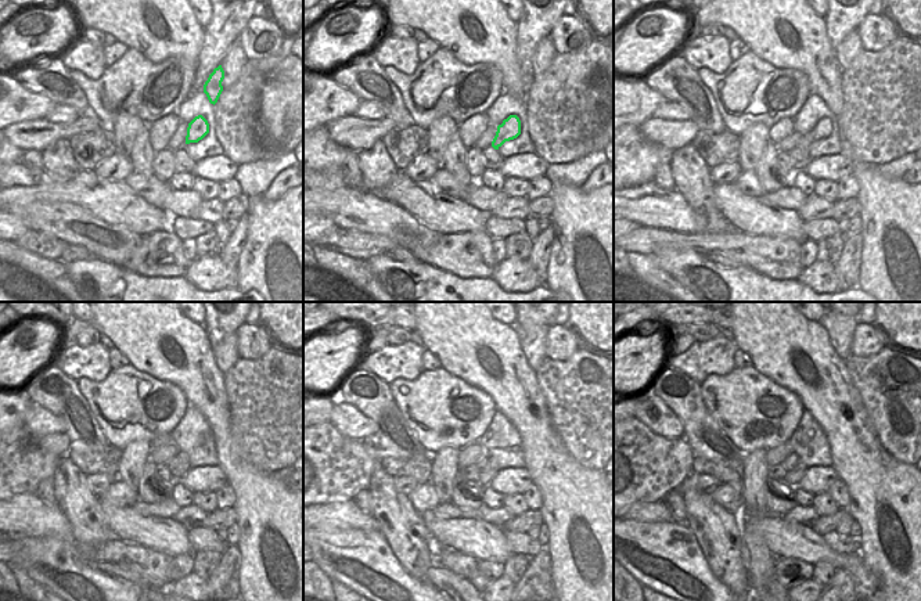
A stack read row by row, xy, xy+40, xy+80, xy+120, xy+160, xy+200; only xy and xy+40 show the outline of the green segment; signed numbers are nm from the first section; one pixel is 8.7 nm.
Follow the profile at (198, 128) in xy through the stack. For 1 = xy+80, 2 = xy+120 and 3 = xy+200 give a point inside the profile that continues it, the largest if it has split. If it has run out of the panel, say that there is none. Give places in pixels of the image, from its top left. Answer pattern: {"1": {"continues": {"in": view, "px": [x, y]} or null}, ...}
{"1": {"continues": {"in": "xy+80", "px": [823, 129]}}, "2": {"continues": {"in": "xy+120", "px": [182, 456]}}, "3": {"continues": {"in": "xy+200", "px": [792, 477]}}}

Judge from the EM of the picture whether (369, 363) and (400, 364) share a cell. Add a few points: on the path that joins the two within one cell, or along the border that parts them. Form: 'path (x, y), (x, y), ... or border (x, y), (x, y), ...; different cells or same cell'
path (377, 363), (392, 363); same cell

